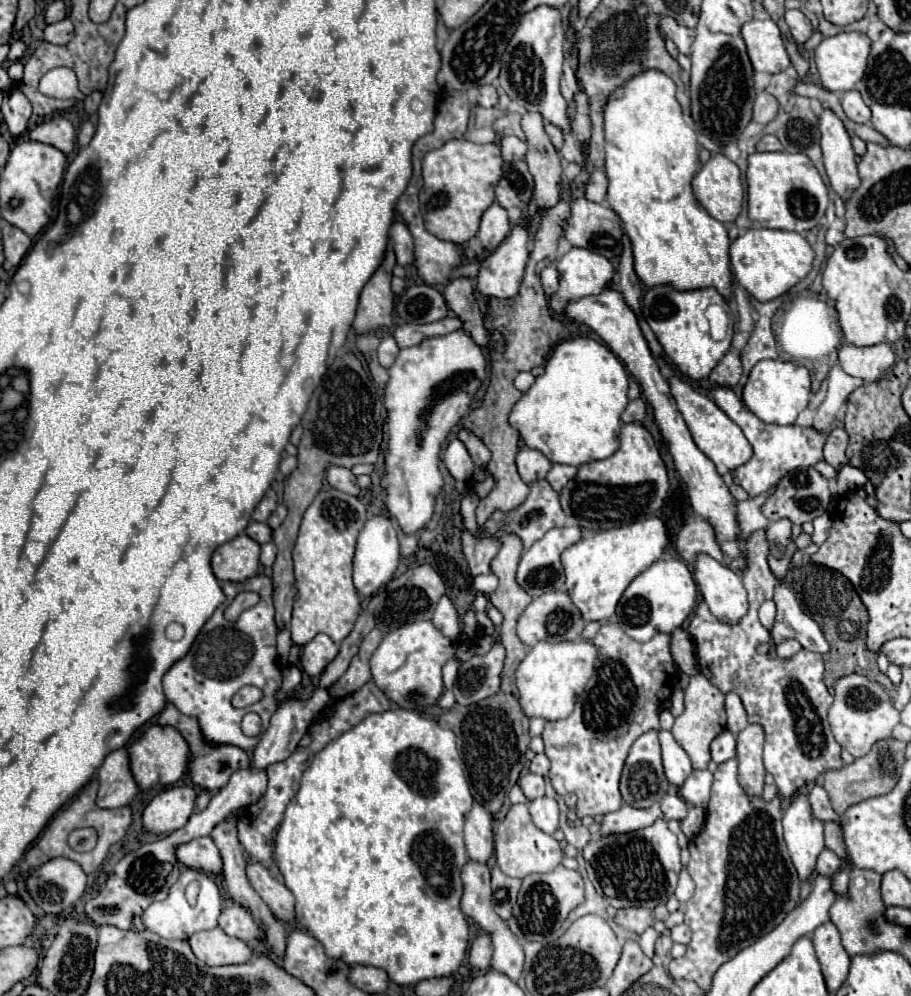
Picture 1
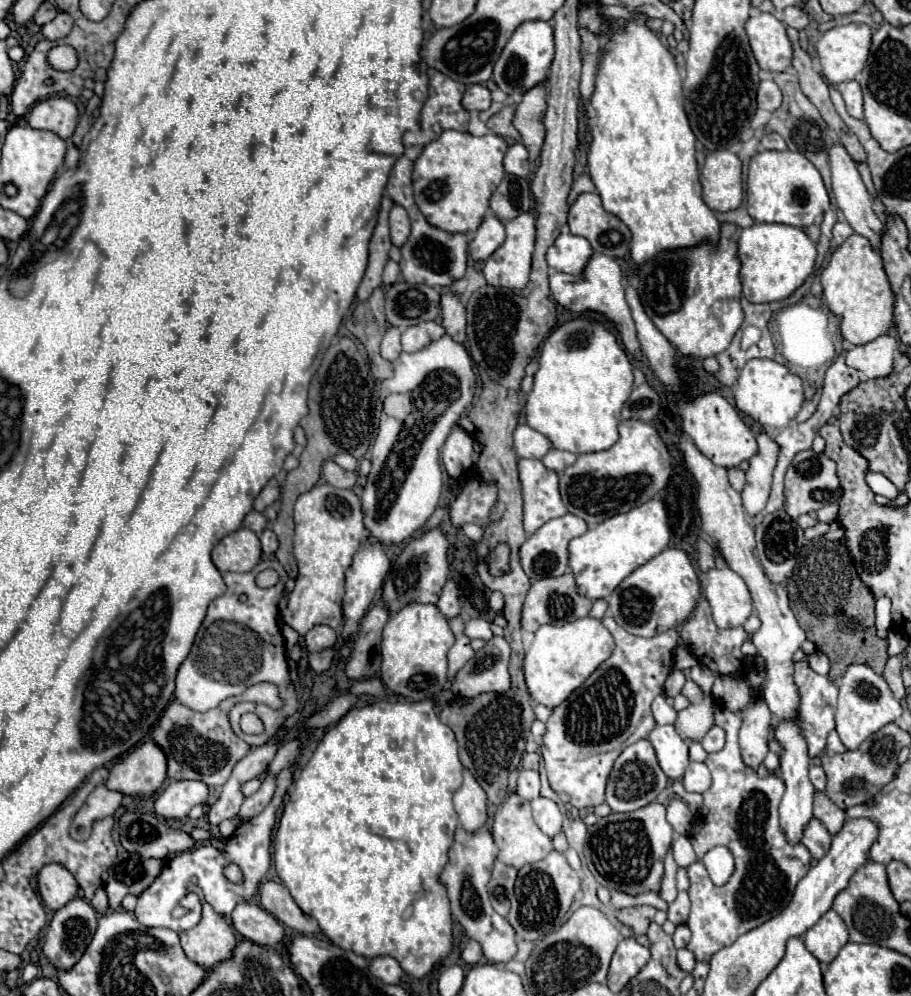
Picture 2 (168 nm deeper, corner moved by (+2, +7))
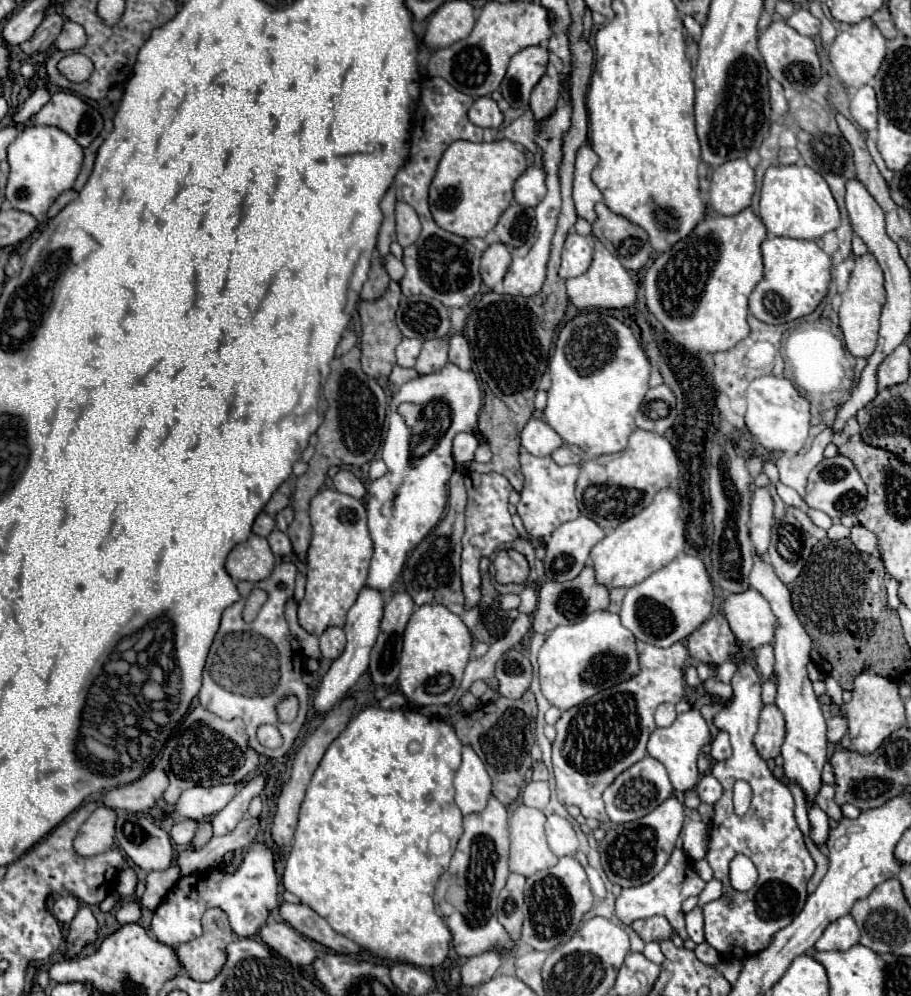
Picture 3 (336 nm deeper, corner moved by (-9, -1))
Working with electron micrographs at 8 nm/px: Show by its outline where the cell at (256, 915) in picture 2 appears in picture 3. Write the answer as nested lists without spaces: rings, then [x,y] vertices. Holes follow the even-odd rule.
[[[283,921],[267,923],[259,935],[271,949],[295,965],[311,965],[319,957],[311,941]]]

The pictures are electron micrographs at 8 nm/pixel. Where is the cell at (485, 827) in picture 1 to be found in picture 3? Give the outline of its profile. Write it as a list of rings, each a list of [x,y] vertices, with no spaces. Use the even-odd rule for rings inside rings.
[[[463,745],[463,761],[453,785],[455,803],[463,815],[483,811],[491,795],[491,777],[471,745]]]

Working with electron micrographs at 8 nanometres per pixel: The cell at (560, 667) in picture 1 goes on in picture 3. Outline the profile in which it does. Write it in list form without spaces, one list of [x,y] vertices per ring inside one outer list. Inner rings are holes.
[[[595,611],[573,625],[553,629],[539,651],[541,691],[551,705],[567,711],[595,693],[627,681],[639,673],[639,653],[635,635],[621,625],[621,617],[611,611]]]

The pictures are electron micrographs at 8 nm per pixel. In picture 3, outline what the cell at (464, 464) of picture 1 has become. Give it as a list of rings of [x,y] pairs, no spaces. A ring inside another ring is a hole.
[[[459,433],[453,439],[453,459],[455,463],[465,463],[473,461],[473,453],[477,449],[479,441],[473,433]]]

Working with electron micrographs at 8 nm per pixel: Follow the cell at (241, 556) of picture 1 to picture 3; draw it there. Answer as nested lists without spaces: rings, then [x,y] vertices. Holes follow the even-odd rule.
[[[251,535],[247,541],[235,545],[227,557],[225,569],[237,581],[263,581],[271,575],[275,557],[265,537]]]

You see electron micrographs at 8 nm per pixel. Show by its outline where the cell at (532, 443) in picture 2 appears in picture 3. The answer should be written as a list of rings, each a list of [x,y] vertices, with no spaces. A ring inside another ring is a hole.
[[[531,417],[525,425],[525,429],[521,431],[521,445],[537,457],[545,457],[551,455],[555,451],[555,447],[565,445],[563,439],[539,417]]]

